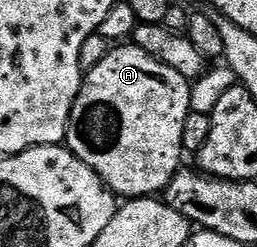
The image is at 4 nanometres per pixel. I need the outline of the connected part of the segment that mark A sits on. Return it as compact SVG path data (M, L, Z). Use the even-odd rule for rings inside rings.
M132 44L114 45L109 54L84 75L75 108L71 108L64 145L83 160L83 164L90 166L114 195L125 200L160 195L183 166L183 124L191 113L190 85L190 79L175 72L167 63L155 60L155 56L143 52L143 48Z

